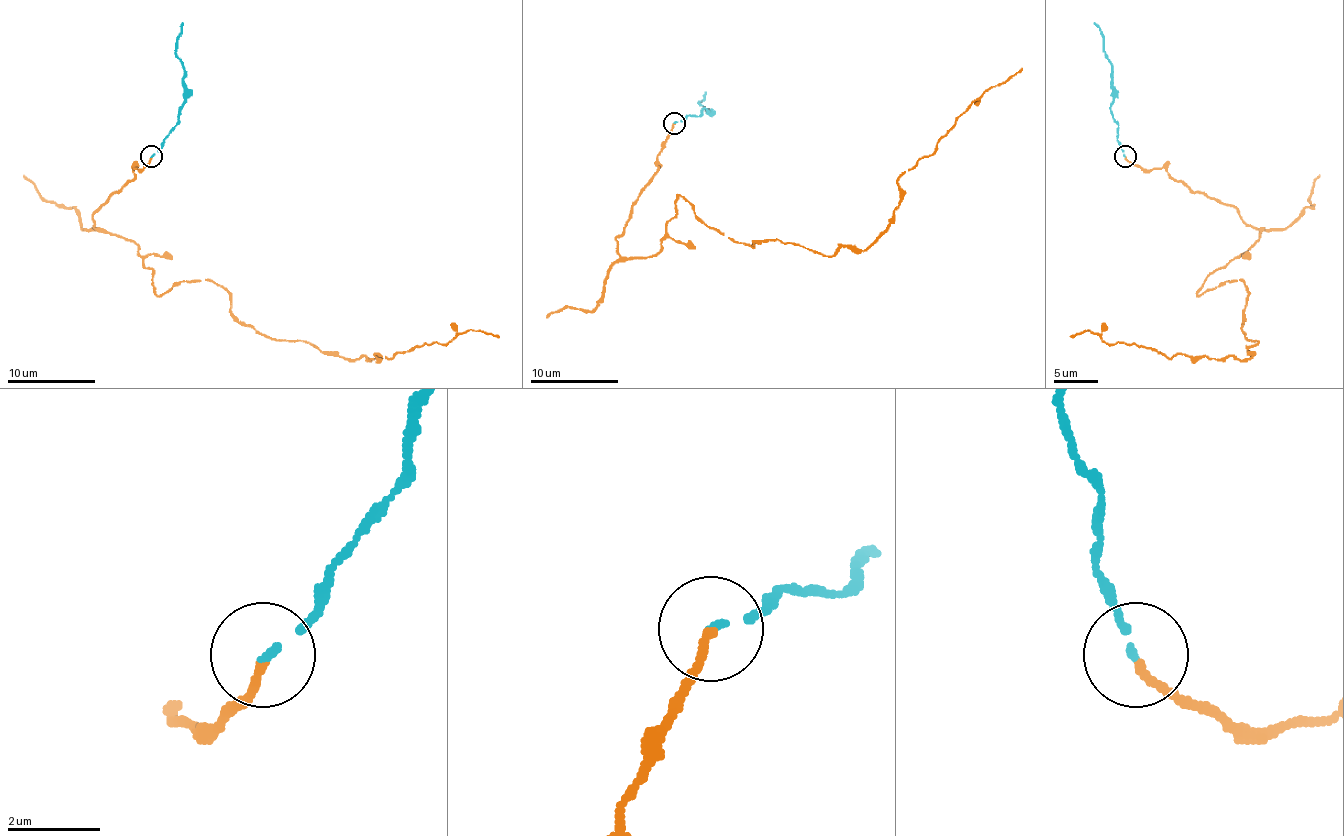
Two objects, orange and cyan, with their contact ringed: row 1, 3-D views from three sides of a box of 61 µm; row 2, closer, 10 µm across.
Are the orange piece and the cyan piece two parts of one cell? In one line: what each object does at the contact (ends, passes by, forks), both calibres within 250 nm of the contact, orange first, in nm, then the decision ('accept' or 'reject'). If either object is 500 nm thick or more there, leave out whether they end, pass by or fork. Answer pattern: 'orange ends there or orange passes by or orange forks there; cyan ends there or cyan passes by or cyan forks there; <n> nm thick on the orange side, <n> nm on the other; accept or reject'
orange ends there; cyan ends there; 180 nm thick on the orange side, 110 nm on the other; accept

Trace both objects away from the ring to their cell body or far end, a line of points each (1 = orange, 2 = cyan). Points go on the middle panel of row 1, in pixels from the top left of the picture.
1: (675, 123), (622, 257), (661, 249), (681, 196), (747, 244), (833, 255), (866, 249), (899, 178), (1022, 68)
2: (675, 123), (701, 112), (703, 108), (708, 110), (699, 103), (705, 92)

